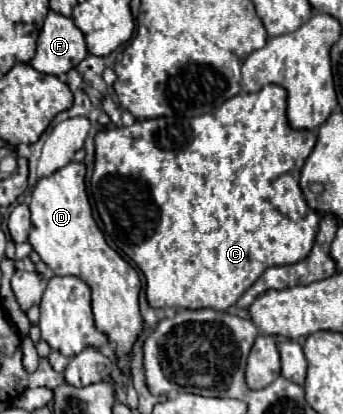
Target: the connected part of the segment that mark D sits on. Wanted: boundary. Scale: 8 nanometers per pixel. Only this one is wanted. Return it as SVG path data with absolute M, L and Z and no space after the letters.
M73 161L55 171L53 175L39 179L31 193L29 209L29 243L33 251L55 275L75 275L91 287L95 325L111 341L117 343L119 367L125 369L131 345L143 329L137 301L141 279L137 271L107 245L101 229L93 219L89 197L85 191L85 163Z

